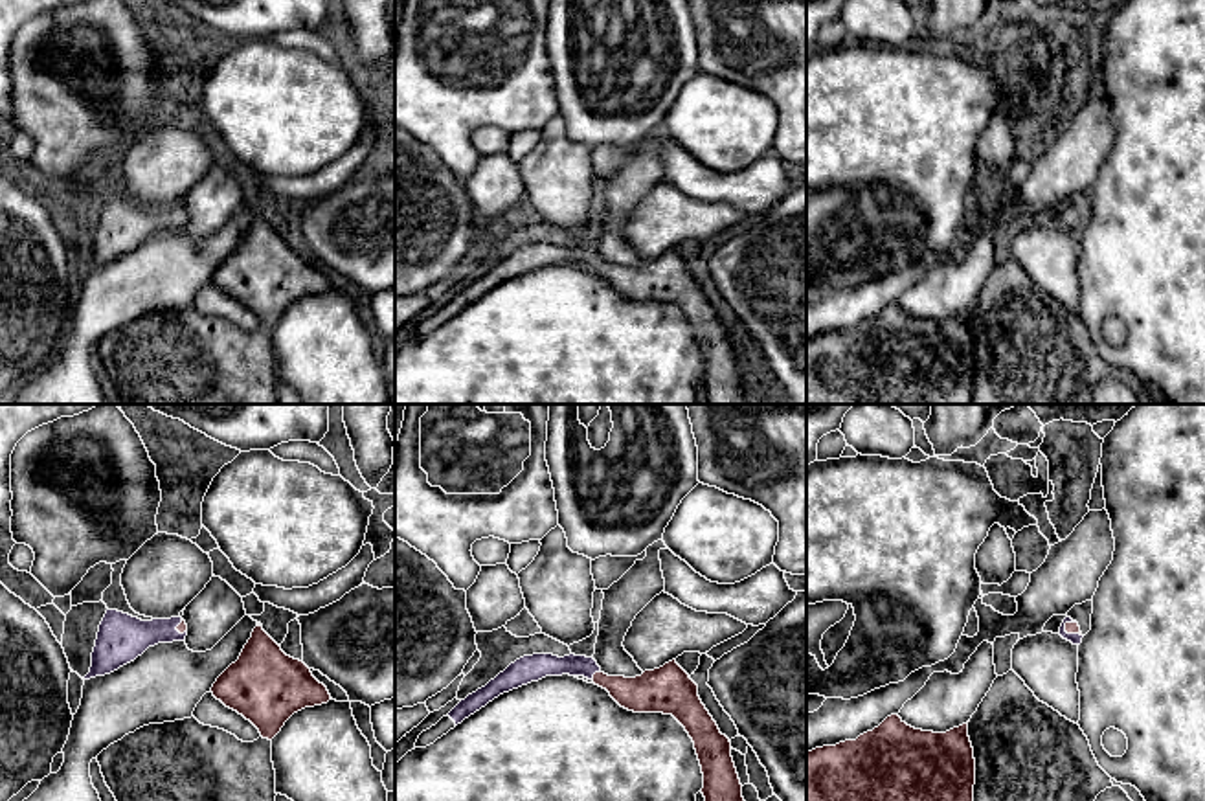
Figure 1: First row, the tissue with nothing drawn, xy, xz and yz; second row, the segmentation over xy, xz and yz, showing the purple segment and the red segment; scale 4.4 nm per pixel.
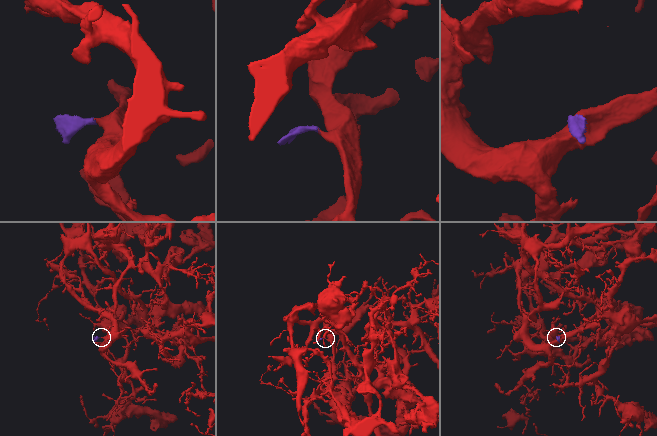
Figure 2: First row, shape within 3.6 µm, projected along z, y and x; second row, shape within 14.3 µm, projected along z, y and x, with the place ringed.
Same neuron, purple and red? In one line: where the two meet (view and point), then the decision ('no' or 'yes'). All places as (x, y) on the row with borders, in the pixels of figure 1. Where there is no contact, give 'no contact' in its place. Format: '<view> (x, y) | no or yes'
xz (594, 673) | yes

